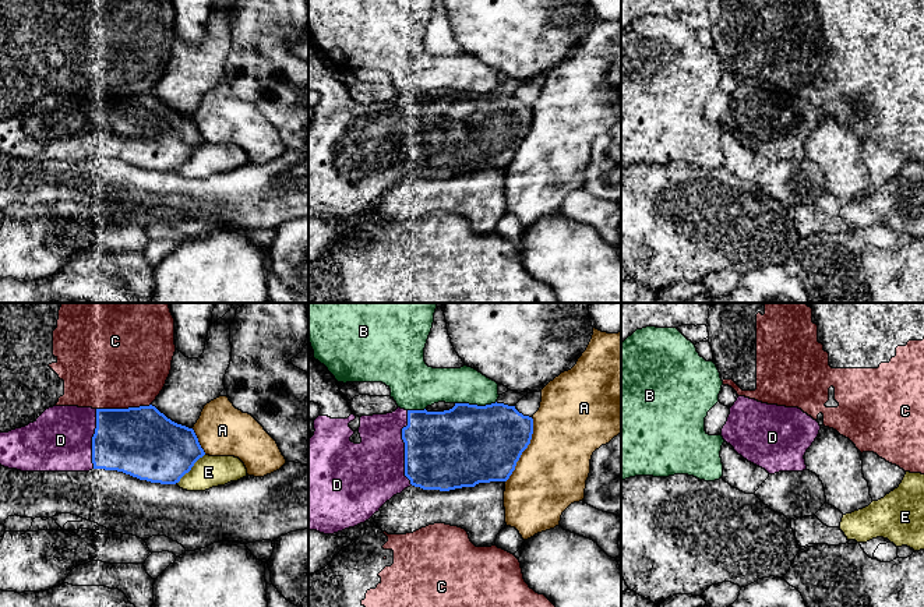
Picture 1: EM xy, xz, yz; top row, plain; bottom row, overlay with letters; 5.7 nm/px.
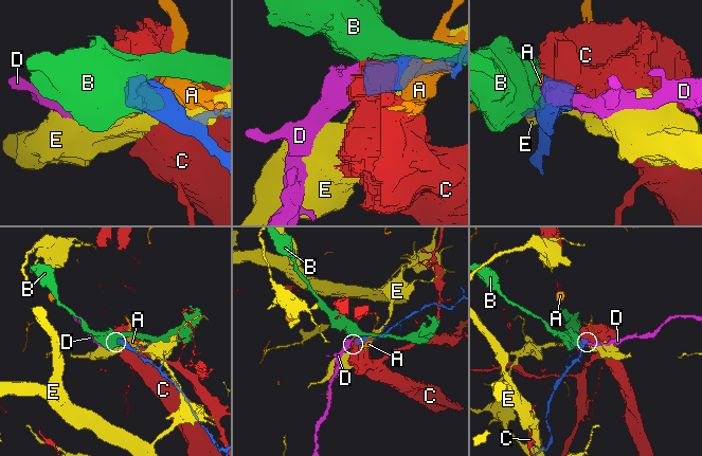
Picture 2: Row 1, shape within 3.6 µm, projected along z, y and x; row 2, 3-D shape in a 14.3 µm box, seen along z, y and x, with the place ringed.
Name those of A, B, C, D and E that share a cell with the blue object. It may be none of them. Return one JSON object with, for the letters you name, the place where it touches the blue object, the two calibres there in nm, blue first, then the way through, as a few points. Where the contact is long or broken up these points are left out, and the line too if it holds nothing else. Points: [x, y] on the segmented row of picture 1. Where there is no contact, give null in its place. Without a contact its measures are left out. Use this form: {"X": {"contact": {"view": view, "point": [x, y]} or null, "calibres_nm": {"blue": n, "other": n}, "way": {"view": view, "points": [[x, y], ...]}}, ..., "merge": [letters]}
{"D": {"contact": {"view": "xz", "point": [405, 448]}, "calibres_nm": {"blue": 460, "other": 380}}, "merge": ["D"]}

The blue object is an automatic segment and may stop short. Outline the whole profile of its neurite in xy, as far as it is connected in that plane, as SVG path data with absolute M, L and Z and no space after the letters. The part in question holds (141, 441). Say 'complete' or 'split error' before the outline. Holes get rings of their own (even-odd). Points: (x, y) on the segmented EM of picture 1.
split error; M152 405L128 409L53 406L33 423L0 433L0 465L21 472L105 469L151 483L176 484L204 455L193 428L172 421Z

